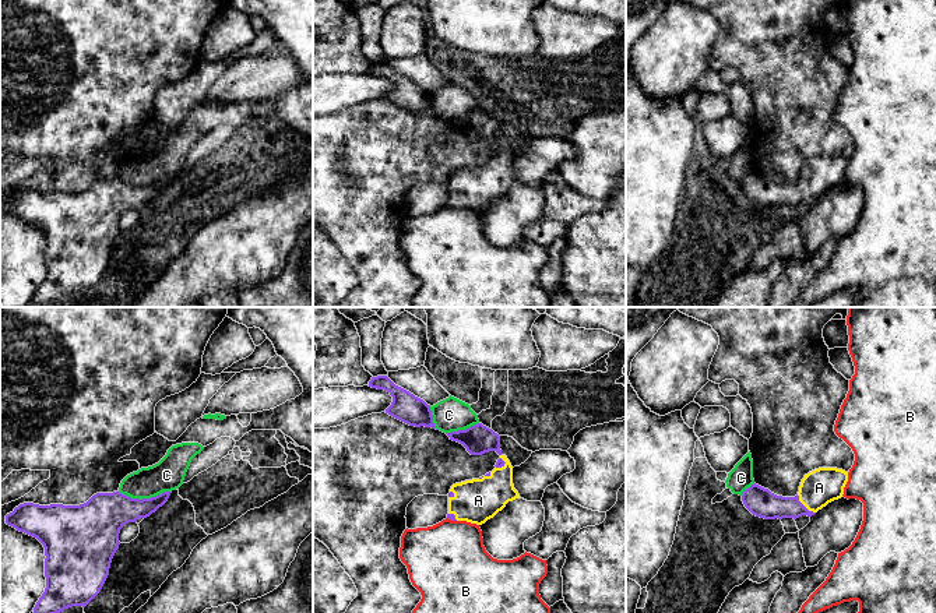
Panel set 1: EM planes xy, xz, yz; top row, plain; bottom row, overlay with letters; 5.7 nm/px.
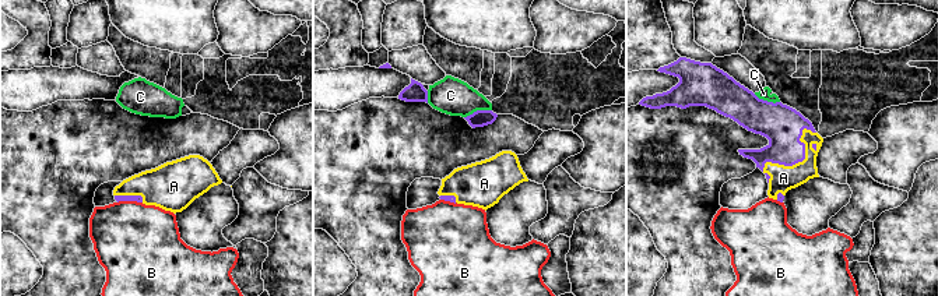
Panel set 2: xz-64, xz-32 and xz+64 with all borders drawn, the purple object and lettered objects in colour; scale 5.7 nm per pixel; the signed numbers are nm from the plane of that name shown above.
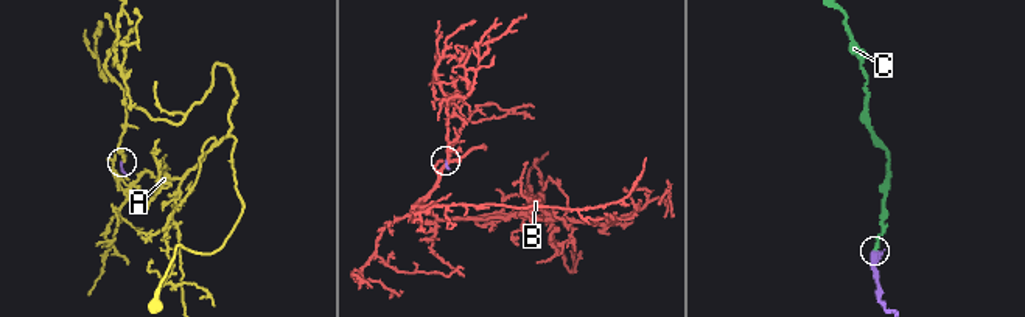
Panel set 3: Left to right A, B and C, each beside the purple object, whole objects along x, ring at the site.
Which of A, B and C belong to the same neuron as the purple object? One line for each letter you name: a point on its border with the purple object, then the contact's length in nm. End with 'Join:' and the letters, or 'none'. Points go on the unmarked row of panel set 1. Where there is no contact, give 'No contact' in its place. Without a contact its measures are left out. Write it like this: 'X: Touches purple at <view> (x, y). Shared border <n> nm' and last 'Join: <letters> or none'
A: Touches purple at yz (803, 193). Shared border 160 nm
Join: A

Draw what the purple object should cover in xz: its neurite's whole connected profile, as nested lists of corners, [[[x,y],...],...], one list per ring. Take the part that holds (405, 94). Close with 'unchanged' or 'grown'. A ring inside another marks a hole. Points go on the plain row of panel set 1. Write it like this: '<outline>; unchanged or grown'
[[[387,63],[372,64],[369,74],[384,77],[393,84],[391,92],[386,96],[386,101],[390,103],[409,113],[436,116],[430,92],[409,78],[395,73]]]; unchanged

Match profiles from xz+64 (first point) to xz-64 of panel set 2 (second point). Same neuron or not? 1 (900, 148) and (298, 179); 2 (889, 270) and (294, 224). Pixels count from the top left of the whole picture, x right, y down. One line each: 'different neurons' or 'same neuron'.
1: same neuron
2: same neuron

